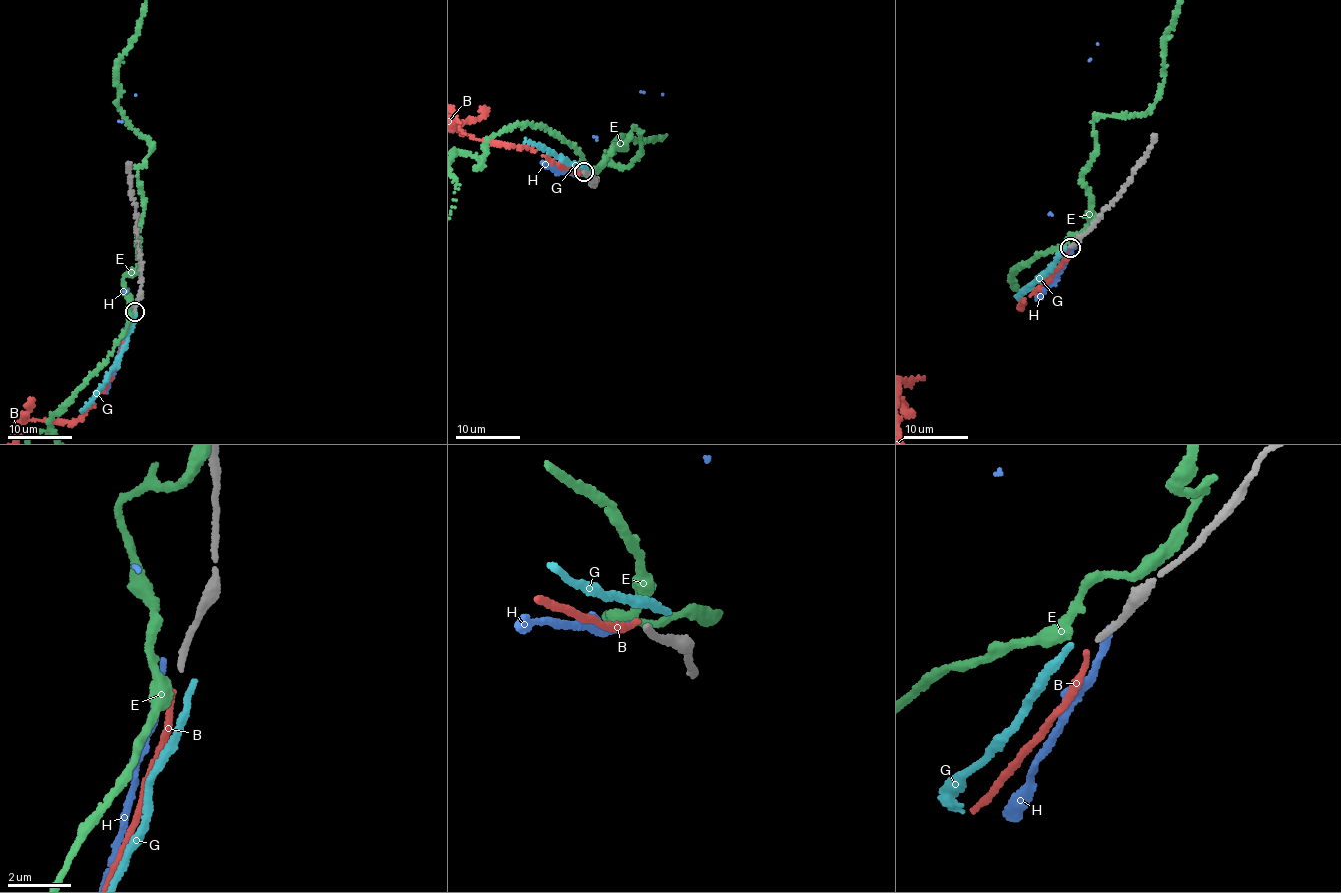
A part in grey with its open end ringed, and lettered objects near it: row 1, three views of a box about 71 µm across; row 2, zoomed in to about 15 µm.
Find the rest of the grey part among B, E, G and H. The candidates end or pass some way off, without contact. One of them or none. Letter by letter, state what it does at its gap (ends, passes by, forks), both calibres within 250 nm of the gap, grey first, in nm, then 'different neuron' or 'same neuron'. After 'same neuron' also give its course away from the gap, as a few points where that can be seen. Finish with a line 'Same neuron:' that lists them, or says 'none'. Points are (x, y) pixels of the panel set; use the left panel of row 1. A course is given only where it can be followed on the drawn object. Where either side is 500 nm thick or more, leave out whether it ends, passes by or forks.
B: it ends; calibres 200 and 170 nm; same neuron
E: it passes by; calibres 200 and 360 nm; different neuron
G: it ends; calibres 200 and 200 nm; different neuron
H: it ends; calibres 200 and 240 nm; different neuron
Same neuron: B

